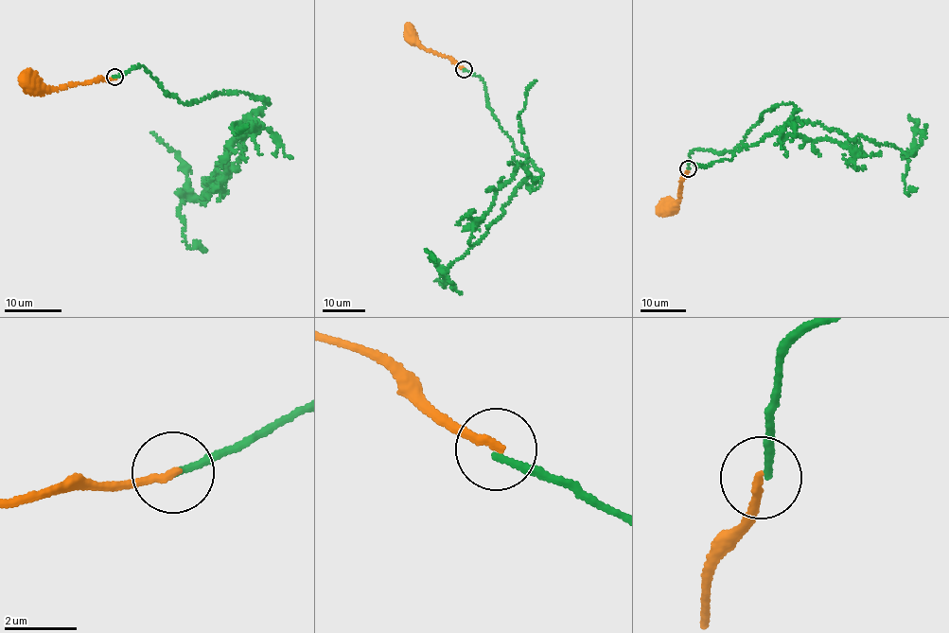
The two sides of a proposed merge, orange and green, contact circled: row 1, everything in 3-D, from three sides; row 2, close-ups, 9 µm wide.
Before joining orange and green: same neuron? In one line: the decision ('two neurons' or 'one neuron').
two neurons

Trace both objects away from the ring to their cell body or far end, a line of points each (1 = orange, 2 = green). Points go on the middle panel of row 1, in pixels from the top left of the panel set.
1: (465, 69), (449, 58), (427, 51), (410, 35)
2: (465, 69), (484, 83), (488, 107), (541, 183), (516, 189), (447, 272), (427, 250), (436, 263)

